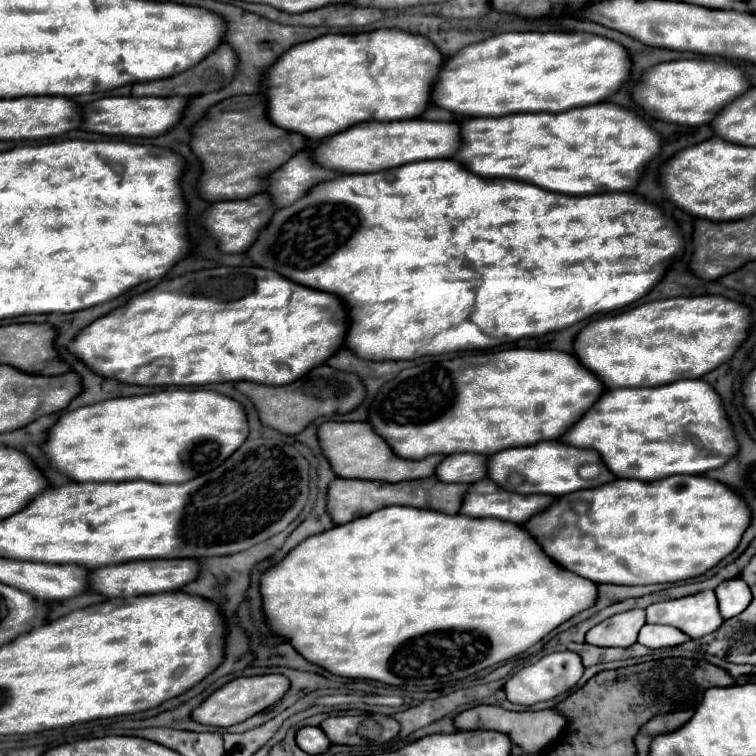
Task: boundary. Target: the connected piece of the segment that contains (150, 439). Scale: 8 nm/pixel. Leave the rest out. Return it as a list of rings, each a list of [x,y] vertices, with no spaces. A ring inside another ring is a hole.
[[[159,390],[145,396],[113,398],[63,414],[49,430],[43,454],[51,468],[73,482],[127,482],[151,480],[157,484],[183,484],[227,460],[247,438],[249,426],[239,402],[213,390]]]

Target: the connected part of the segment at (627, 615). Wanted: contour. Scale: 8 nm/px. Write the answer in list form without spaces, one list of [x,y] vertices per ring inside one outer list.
[[[629,610],[623,614],[615,614],[599,624],[595,624],[587,634],[585,642],[593,646],[633,646],[637,642],[637,634],[645,624],[645,610]]]

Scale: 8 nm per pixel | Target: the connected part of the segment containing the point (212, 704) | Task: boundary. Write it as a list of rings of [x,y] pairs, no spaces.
[[[267,674],[267,676],[249,676],[249,678],[235,678],[215,690],[207,700],[203,700],[193,712],[191,718],[205,726],[219,726],[227,728],[239,722],[245,722],[247,718],[263,712],[265,708],[273,706],[289,688],[289,680],[281,674]]]

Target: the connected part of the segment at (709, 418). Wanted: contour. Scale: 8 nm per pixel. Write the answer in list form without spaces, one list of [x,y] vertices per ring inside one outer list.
[[[677,380],[657,388],[607,390],[561,442],[599,452],[617,478],[659,480],[673,474],[705,474],[737,452],[721,398],[705,380]]]

